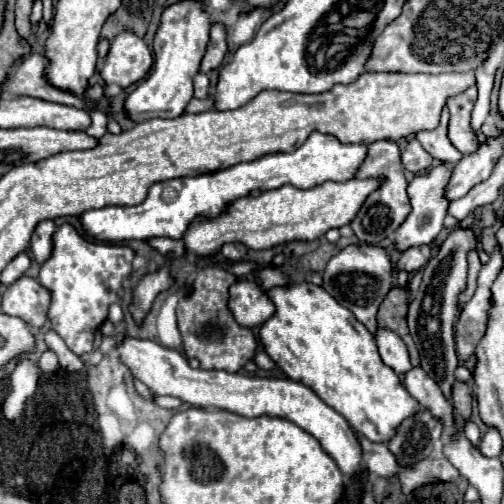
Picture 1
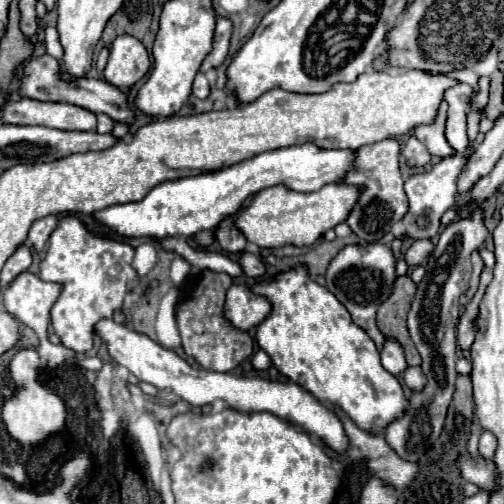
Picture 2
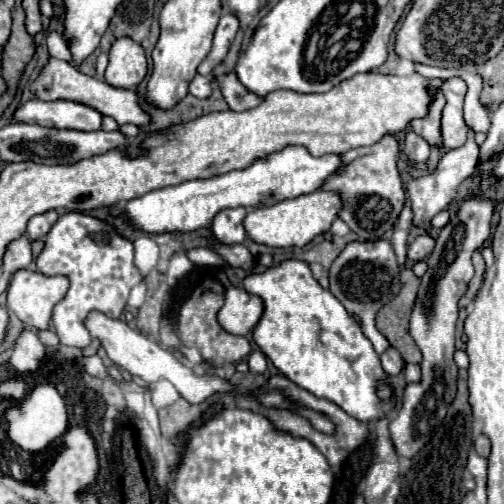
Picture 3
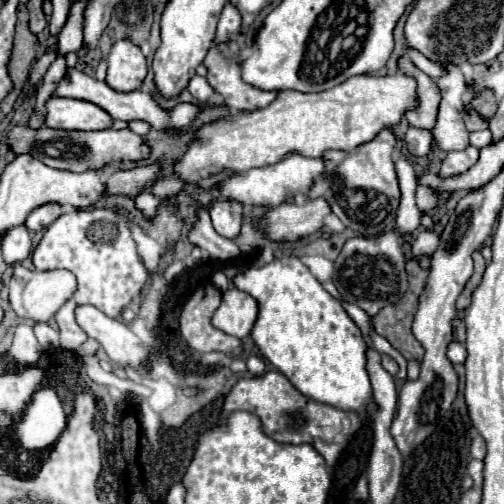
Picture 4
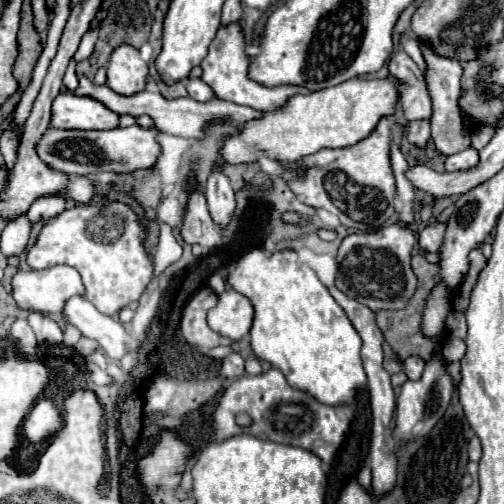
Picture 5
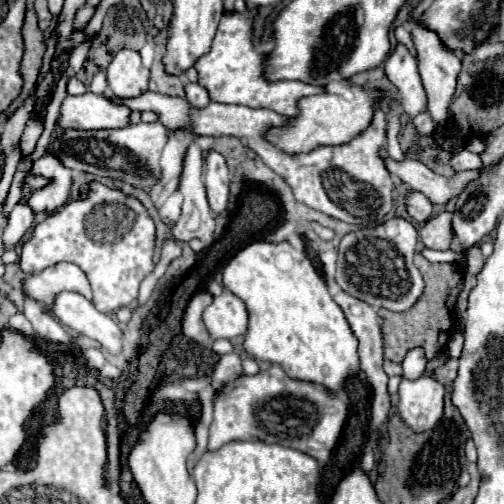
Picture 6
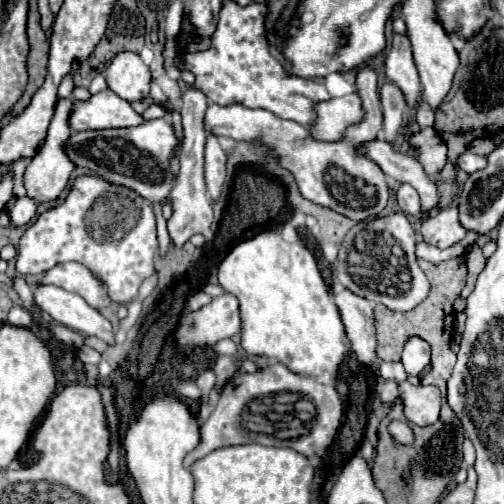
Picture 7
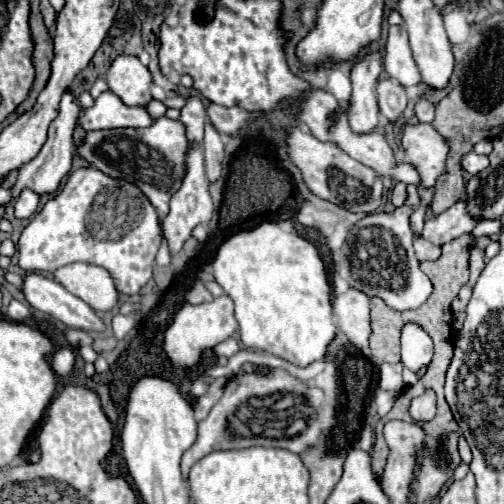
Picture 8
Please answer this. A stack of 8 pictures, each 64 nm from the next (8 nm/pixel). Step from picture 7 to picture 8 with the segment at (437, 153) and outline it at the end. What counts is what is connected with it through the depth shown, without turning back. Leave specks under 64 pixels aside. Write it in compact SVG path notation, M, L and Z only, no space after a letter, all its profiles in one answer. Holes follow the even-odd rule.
M406 124L402 130L404 156L400 162L412 164L420 172L420 186L434 188L436 180L446 174L448 140L432 124Z

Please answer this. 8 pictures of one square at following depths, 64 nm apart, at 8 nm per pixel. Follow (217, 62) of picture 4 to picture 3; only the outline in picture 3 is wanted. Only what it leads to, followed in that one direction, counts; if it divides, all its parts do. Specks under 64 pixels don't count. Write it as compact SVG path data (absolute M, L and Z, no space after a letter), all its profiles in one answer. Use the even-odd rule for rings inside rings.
M236 72L216 74L214 80L218 82L218 86L222 90L222 96L226 98L230 110L234 110L234 112L256 108L256 104L260 104L260 100L264 100L264 96L256 96L254 92L248 92L248 88L244 88L240 84Z

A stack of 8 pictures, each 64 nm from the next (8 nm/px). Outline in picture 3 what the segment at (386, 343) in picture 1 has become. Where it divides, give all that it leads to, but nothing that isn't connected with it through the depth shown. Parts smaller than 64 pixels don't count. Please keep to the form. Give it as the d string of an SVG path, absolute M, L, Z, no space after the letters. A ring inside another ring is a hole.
M392 346L380 356L380 360L382 360L382 368L384 368L384 372L386 372L388 376L396 376L396 374L402 370L402 366L404 366L400 354L398 354Z

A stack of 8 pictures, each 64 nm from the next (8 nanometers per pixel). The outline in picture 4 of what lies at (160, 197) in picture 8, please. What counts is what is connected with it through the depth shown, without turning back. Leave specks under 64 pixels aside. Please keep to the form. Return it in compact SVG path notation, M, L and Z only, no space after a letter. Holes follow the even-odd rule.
M12 128L8 146L16 152L28 152L42 160L50 168L58 170L70 170L70 172L84 172L88 168L104 168L104 166L116 166L122 162L140 162L150 156L150 146L146 144L146 138L132 132L130 128L124 130L100 130L100 132L80 132L80 130L54 130L54 128L40 128L30 130L24 128Z

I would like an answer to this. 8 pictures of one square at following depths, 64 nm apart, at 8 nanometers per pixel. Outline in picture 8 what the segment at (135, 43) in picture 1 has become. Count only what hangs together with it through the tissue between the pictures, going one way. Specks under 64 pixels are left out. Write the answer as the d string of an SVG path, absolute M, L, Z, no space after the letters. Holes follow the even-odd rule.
M118 56L106 72L106 82L128 106L144 106L152 100L150 70L136 56Z

